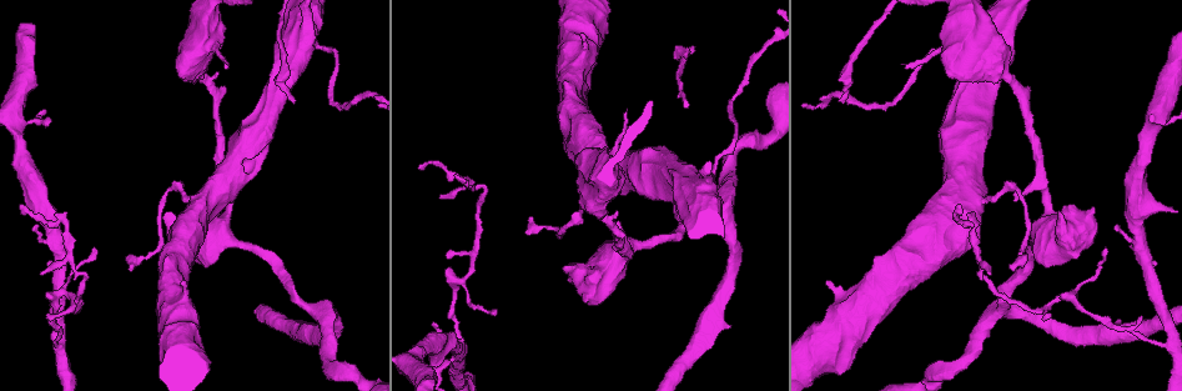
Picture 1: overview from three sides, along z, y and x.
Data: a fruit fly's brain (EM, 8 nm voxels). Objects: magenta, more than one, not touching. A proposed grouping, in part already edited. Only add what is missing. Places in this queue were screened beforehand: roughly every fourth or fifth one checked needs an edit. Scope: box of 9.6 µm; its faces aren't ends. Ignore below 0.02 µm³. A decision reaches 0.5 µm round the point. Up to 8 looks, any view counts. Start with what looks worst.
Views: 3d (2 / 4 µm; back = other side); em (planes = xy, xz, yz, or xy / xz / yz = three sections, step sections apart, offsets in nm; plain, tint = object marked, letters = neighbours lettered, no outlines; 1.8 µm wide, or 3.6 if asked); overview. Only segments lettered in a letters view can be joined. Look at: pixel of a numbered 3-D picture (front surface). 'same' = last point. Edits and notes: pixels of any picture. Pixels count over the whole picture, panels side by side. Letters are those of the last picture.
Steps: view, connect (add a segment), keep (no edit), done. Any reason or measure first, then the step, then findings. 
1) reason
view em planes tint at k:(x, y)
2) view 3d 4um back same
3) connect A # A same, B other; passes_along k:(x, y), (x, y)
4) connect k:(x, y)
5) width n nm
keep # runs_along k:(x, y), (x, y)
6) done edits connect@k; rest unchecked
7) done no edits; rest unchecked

tapers out
view em planes tint at 1:(626, 112)

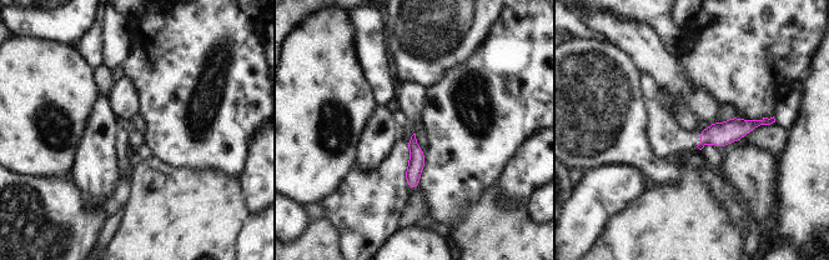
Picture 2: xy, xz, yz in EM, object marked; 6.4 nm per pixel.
view em planes letters same

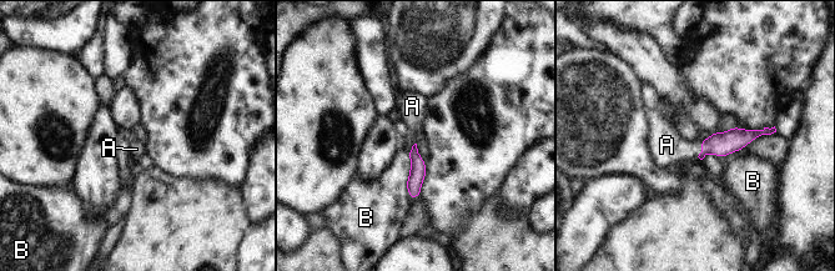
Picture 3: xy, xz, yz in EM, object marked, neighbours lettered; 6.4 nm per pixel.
width 100 nm
connect 3:(667, 145) # A same, B other; passes_along 3:(722, 144), (702, 149), (667, 145); the neuron continues

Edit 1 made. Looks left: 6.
sharp bend
view 3d 4um at 1:(468, 182)

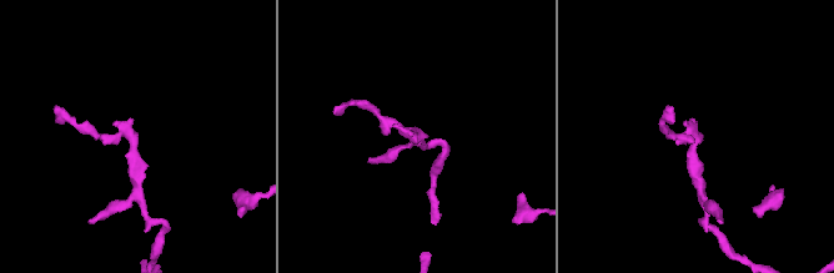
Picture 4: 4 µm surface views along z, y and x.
now the EM
view em 3.6um planes tint at 4:(412, 136)

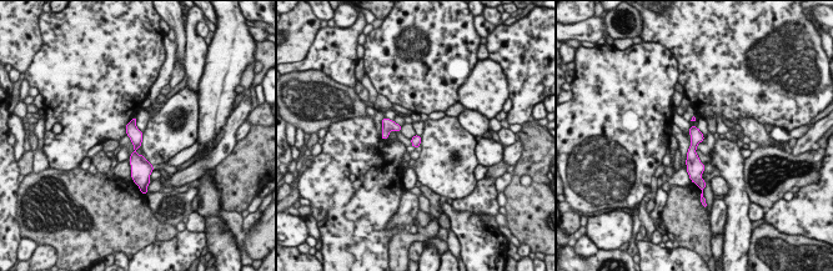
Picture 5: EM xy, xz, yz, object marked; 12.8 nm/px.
view em 3.6um planes letters same

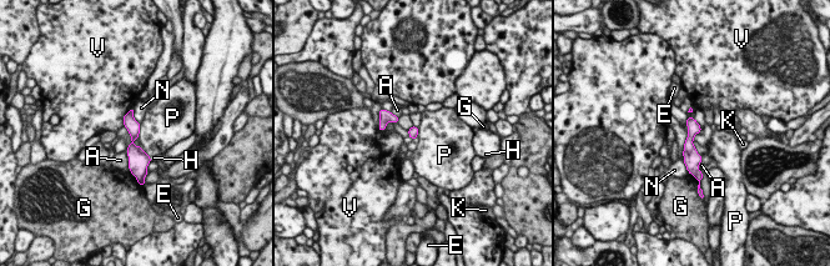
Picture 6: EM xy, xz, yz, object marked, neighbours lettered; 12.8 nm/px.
width 130 nm
keep # A other, E other, G other, H other, K other, N other, P other, V other; border 6:(140, 124), (136, 139); no lettered segment goes on from it

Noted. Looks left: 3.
done edits connect@3; rest unchecked

